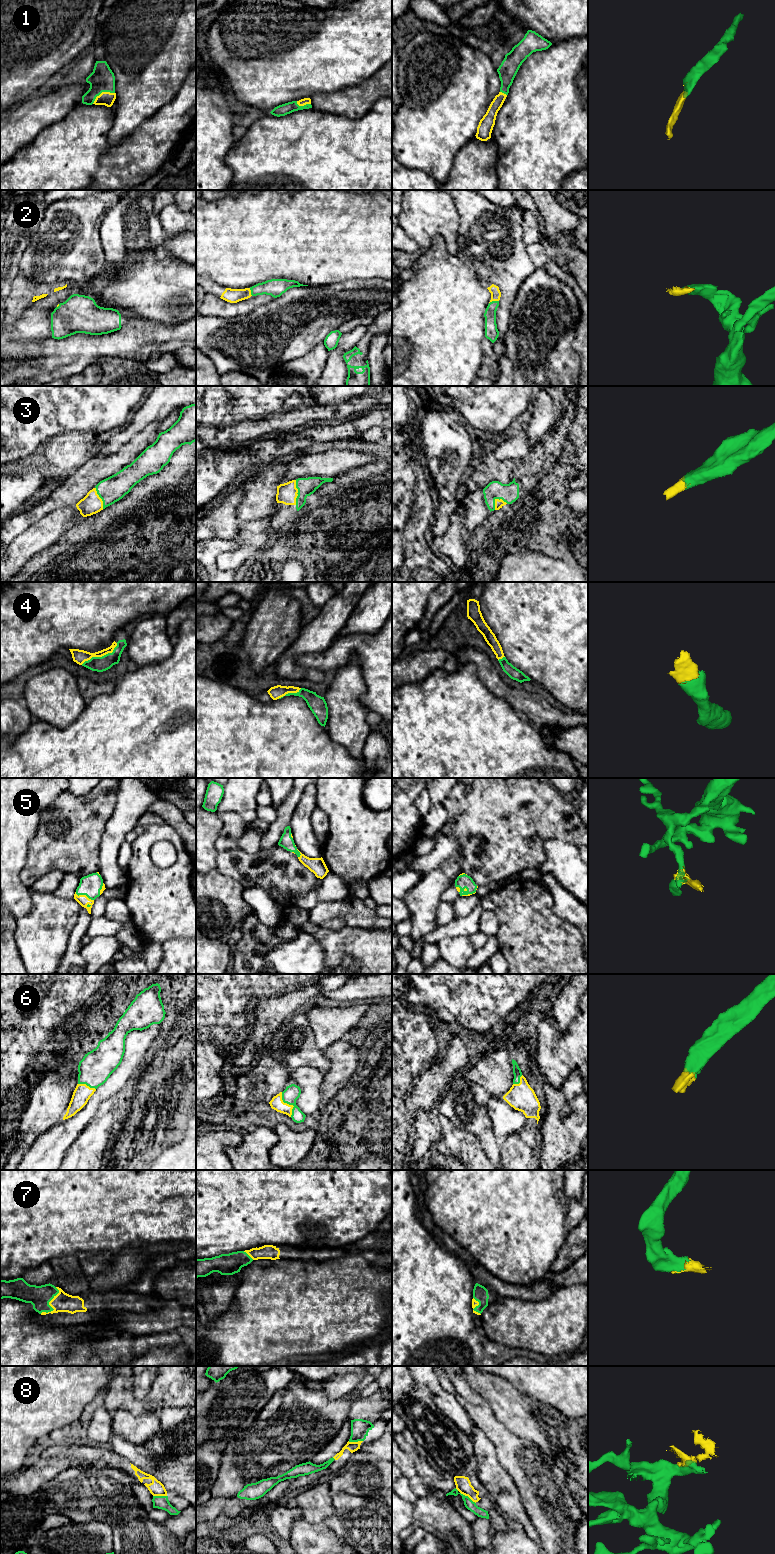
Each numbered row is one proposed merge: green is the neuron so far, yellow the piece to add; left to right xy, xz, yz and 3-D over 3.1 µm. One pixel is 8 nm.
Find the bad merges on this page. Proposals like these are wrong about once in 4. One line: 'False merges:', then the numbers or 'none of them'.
False merges: 8

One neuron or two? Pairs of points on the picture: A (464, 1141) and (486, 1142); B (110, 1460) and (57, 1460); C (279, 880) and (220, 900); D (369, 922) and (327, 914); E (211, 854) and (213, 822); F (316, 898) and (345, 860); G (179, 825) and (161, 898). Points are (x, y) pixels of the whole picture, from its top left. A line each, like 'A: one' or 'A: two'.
A: two
B: two
C: two
D: one
E: one
F: two
G: two

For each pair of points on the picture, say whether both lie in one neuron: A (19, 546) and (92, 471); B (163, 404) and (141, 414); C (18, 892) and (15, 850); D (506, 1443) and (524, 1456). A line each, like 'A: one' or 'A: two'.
A: two
B: one
C: one
D: one

